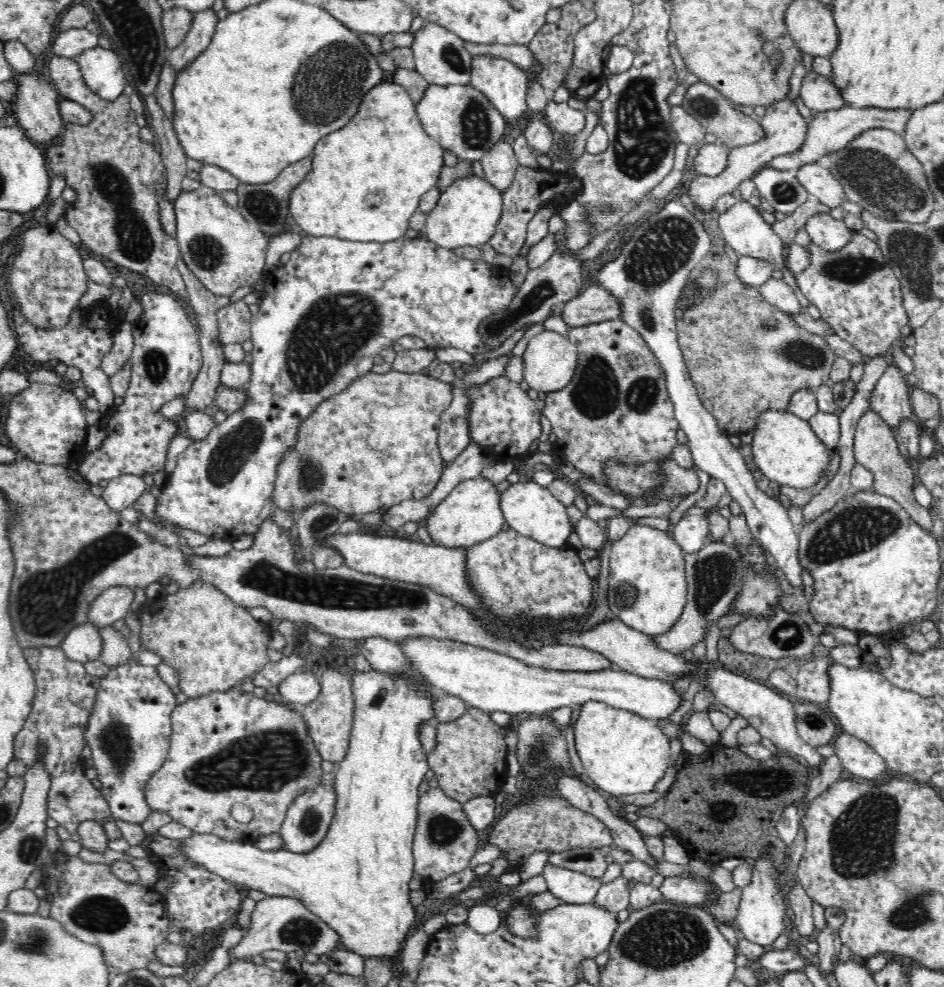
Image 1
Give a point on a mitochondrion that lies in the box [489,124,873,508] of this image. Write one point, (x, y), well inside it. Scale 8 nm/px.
(665, 247)

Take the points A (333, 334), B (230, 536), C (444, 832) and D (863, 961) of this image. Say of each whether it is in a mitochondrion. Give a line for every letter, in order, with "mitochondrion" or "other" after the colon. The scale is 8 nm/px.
A: mitochondrion
B: other
C: mitochondrion
D: other

